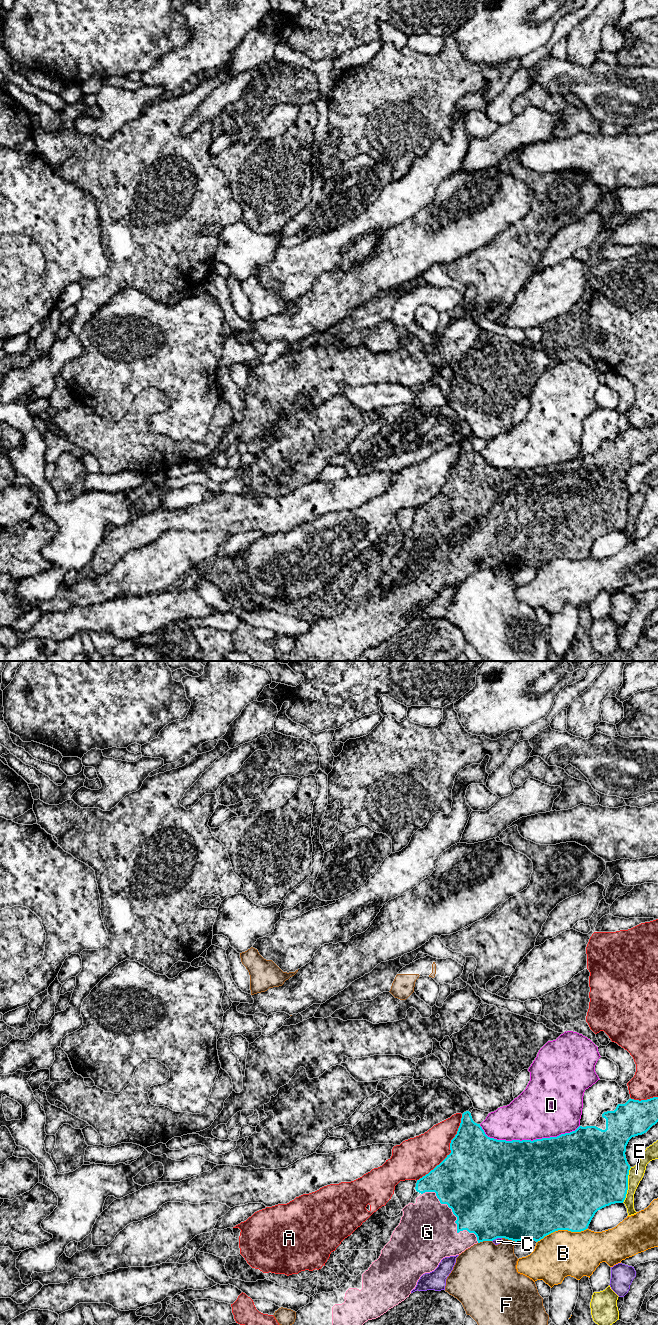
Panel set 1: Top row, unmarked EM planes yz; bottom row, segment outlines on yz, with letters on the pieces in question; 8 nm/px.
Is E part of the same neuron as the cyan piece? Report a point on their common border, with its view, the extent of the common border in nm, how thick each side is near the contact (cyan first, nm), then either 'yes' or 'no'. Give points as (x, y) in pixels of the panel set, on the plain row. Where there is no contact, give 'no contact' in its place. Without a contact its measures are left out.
contact yz (627, 513); length 300 nm; calibres 480 and 120 nm; no

